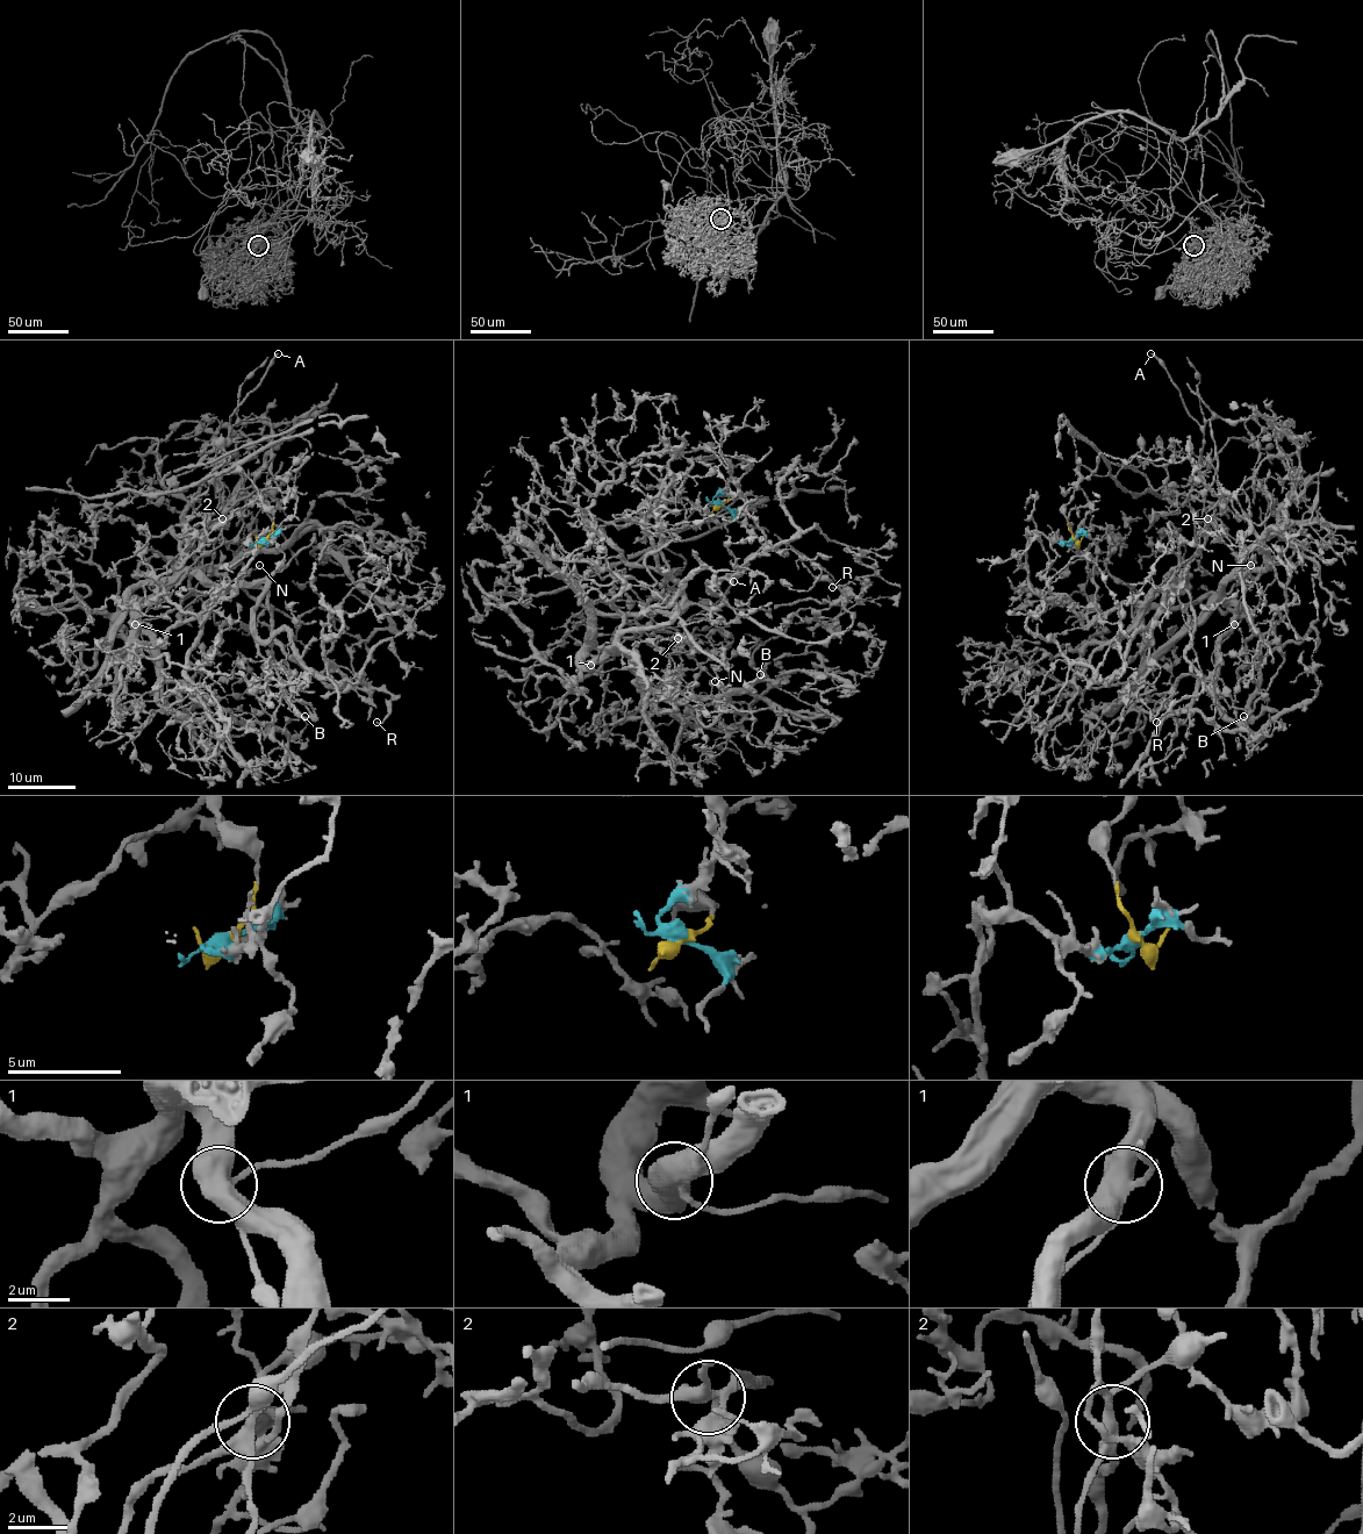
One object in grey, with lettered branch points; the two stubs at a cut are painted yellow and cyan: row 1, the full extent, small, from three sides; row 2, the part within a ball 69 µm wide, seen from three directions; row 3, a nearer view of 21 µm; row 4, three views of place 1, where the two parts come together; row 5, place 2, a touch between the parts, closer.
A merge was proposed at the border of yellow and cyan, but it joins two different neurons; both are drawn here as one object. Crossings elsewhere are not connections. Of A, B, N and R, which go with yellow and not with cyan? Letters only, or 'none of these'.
A

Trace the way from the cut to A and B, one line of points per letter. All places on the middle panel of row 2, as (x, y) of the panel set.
A: (719, 504), (727, 495), (672, 536), (724, 524), (734, 511), (619, 576), (626, 617), (684, 635), (733, 582)
B: (719, 504), (701, 457), (657, 516), (672, 610), (566, 575), (582, 664), (678, 617), (760, 673)

